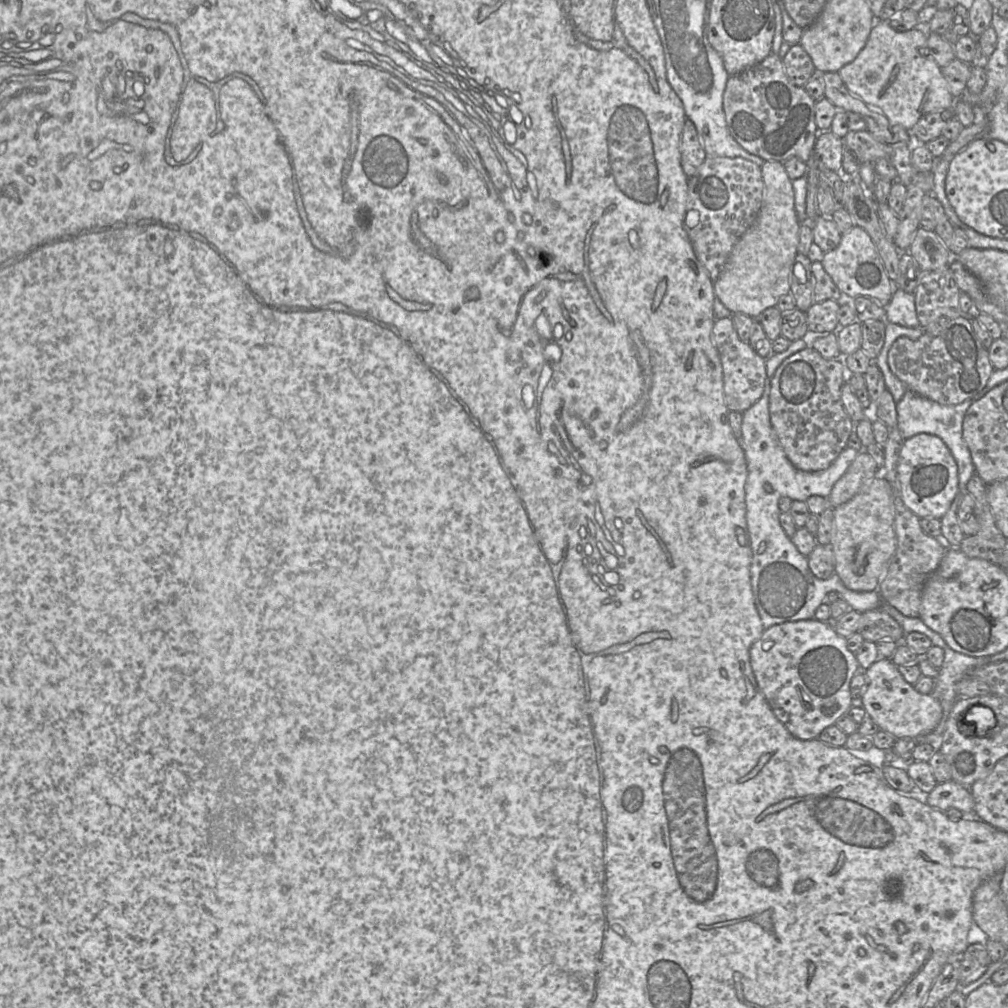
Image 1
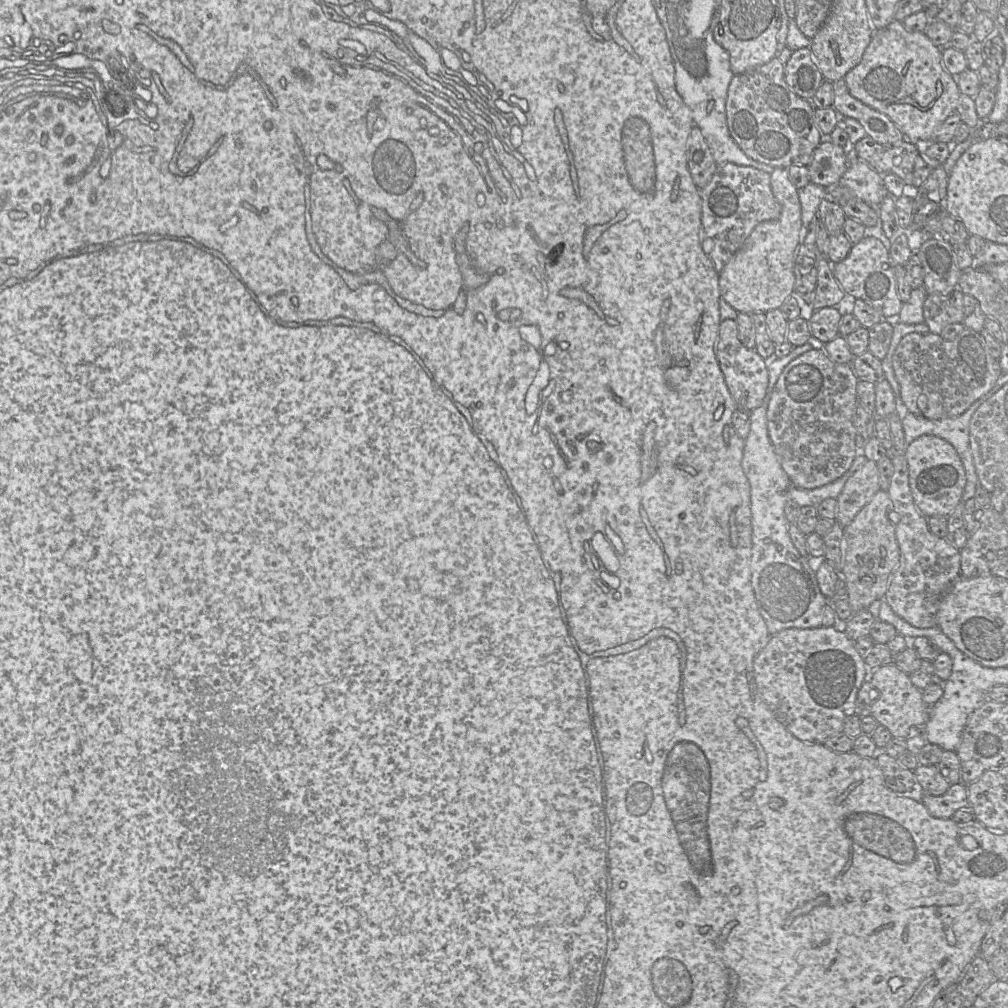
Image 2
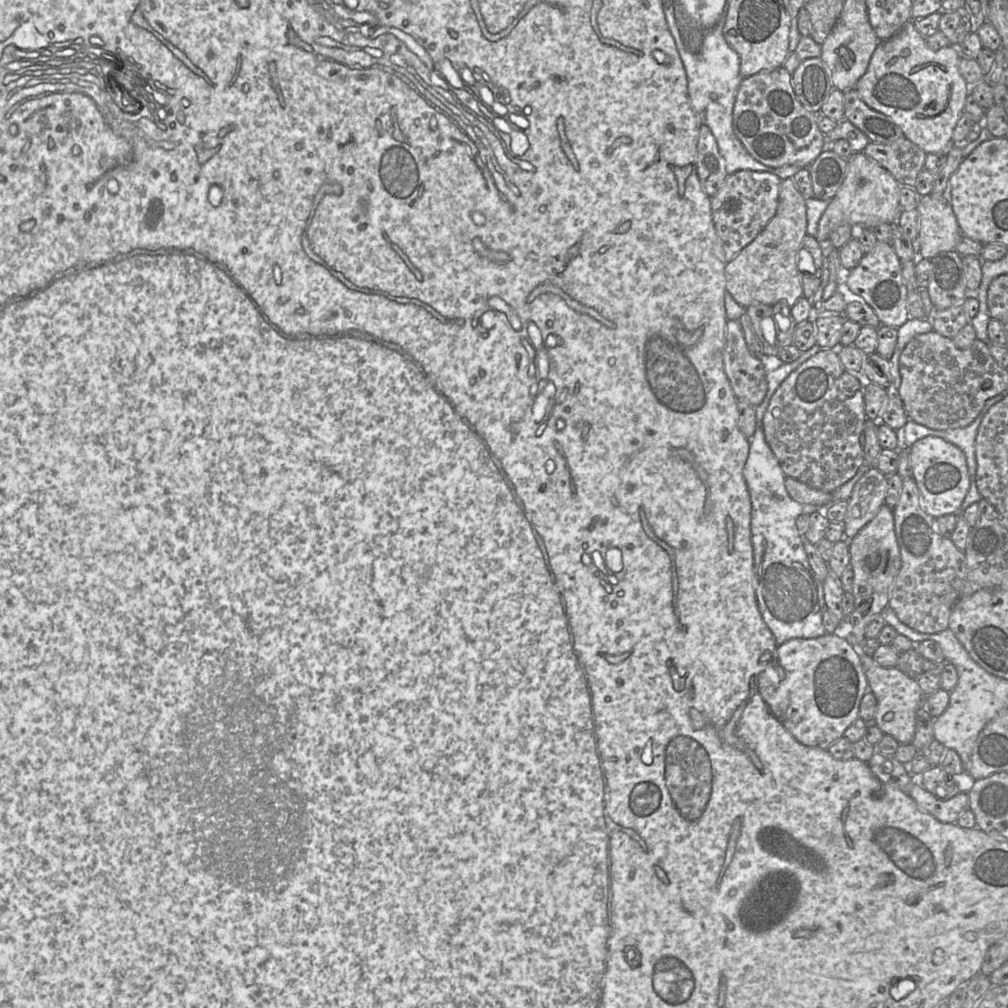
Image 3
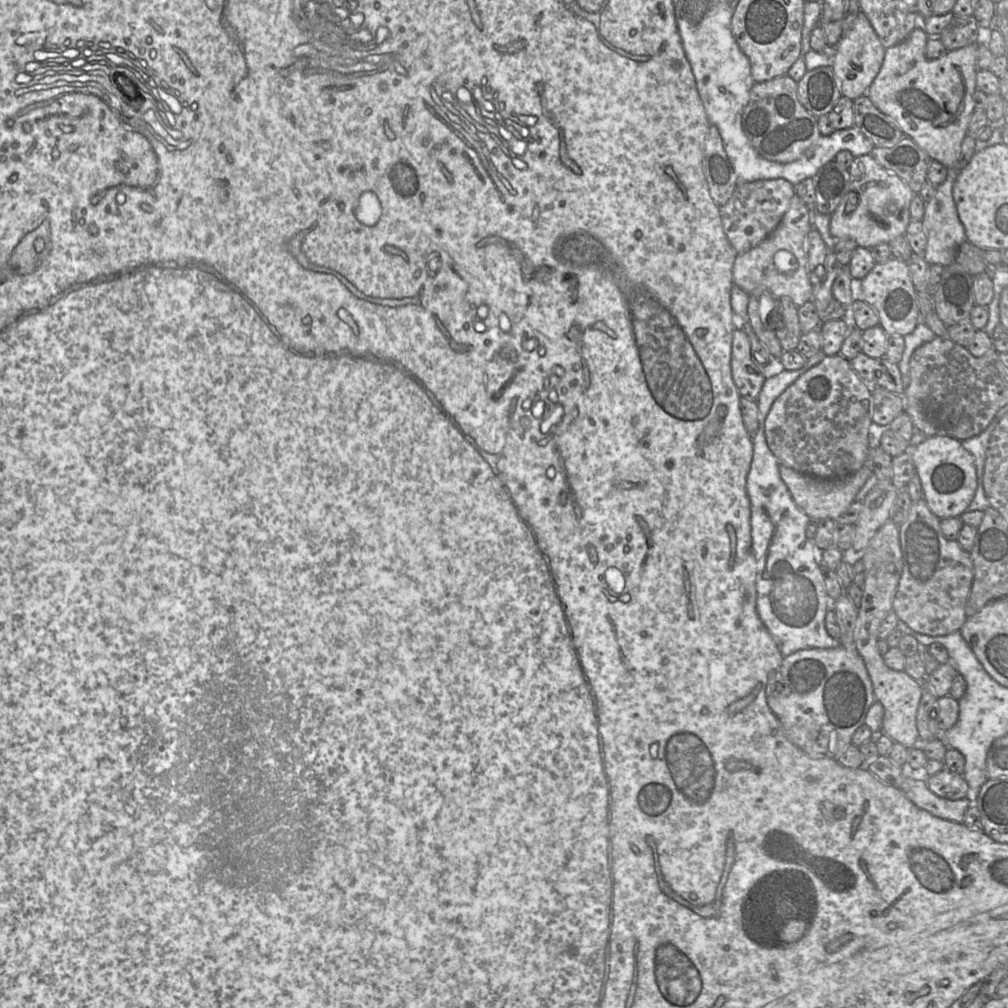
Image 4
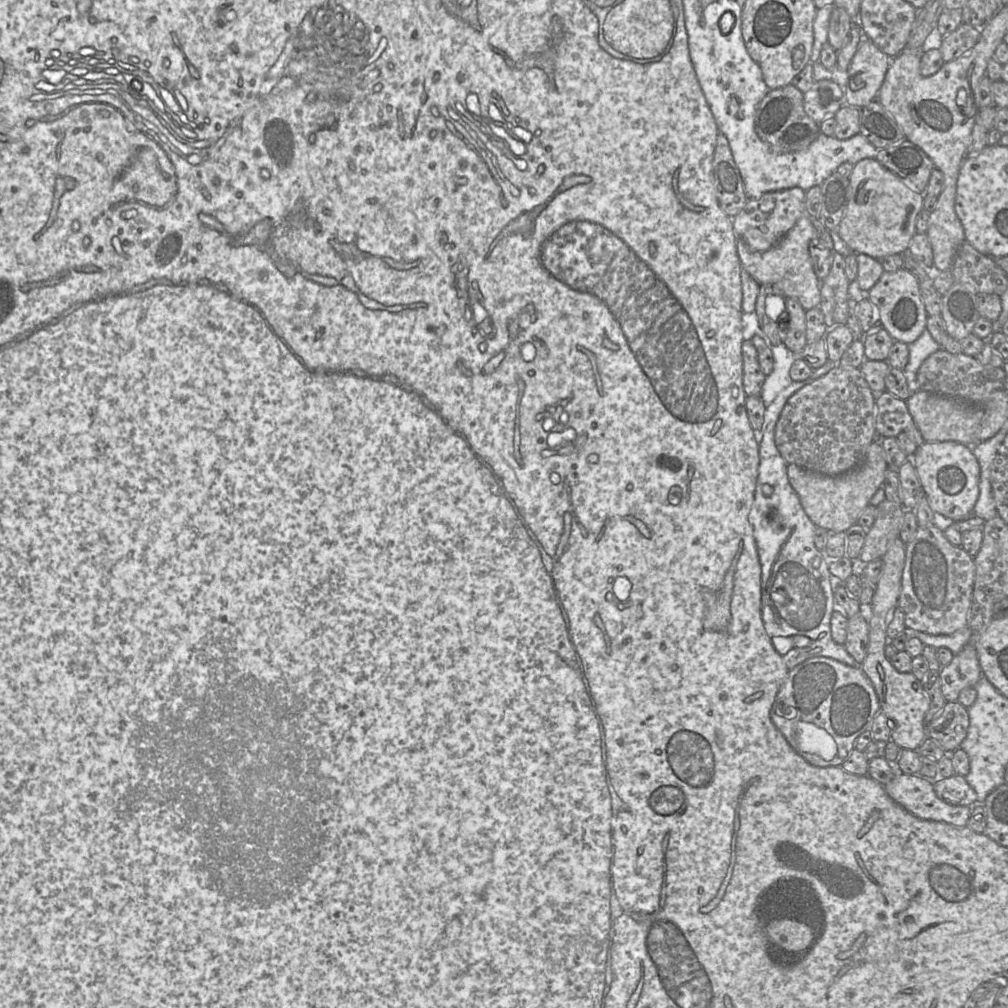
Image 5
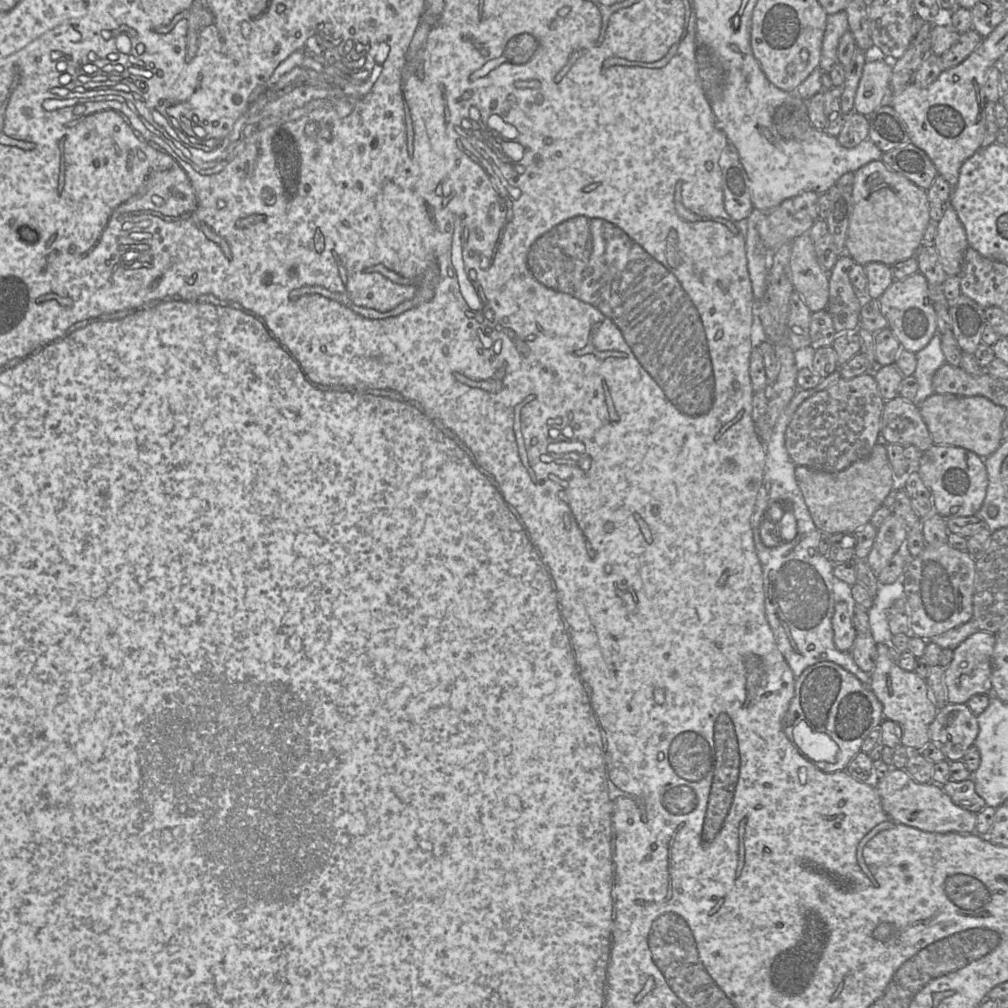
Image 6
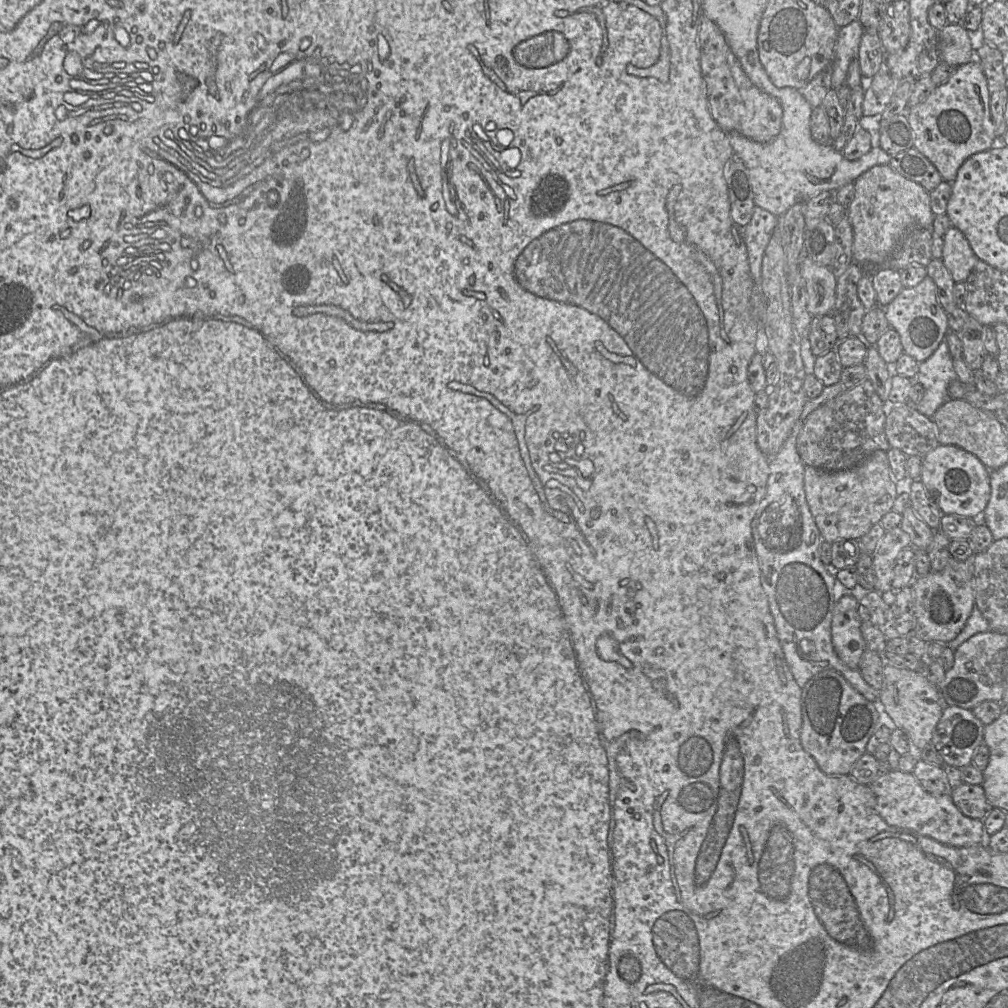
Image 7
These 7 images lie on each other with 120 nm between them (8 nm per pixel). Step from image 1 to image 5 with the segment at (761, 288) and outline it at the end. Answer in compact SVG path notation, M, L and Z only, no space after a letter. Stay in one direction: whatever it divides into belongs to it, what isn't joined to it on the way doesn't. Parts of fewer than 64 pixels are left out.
M804 215L775 246L767 251L753 251L742 239L737 238L737 251L743 269L758 284L773 285L782 291L784 297L797 299L805 311L815 308L821 302L821 280L814 272L809 252L812 235L813 219Z

